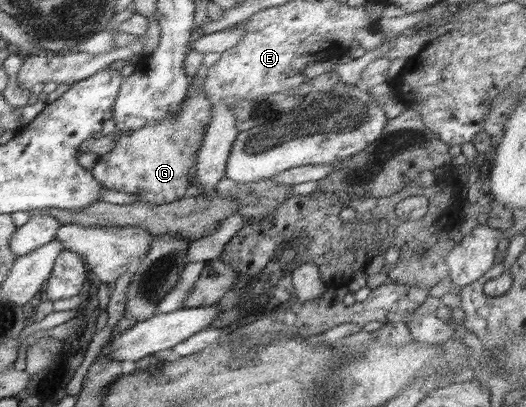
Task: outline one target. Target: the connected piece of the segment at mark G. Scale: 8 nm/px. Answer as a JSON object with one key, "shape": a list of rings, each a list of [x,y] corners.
{"shape":[[[189,88],[189,94],[182,102],[182,108],[166,118],[158,125],[146,126],[140,129],[122,131],[114,149],[104,156],[99,156],[98,161],[91,169],[92,175],[108,189],[137,195],[140,201],[153,204],[166,204],[182,199],[186,196],[187,189],[192,181],[193,168],[197,160],[197,151],[201,144],[206,125],[210,125],[212,104],[204,91]]]}

